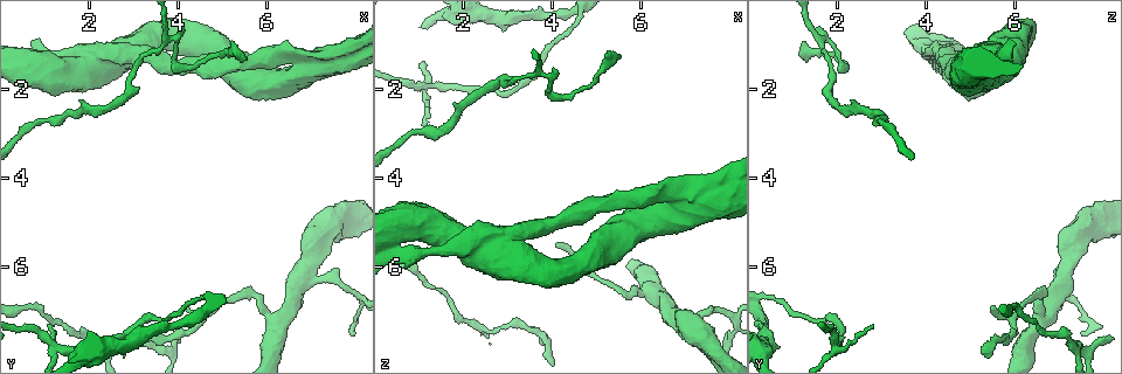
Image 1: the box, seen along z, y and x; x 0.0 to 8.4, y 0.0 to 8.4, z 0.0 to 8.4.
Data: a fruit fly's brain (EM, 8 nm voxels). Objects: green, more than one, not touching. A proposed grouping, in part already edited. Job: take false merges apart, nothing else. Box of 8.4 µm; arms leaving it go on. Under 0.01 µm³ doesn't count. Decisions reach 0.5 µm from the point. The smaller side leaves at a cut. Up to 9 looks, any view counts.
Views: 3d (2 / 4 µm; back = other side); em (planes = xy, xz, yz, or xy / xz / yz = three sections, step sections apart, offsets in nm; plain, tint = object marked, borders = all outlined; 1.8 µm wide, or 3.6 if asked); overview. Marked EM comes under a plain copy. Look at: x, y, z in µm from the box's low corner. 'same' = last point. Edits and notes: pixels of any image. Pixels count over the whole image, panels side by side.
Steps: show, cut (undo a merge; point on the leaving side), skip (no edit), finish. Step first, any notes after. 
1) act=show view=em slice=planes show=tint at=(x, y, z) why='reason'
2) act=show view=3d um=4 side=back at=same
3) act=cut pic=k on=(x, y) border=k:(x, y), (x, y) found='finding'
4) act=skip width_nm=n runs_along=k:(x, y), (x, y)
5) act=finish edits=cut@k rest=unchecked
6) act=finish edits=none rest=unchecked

act=show view=3d um=2 at=(1.50, 7.95, 1.95) why='sharp bend'

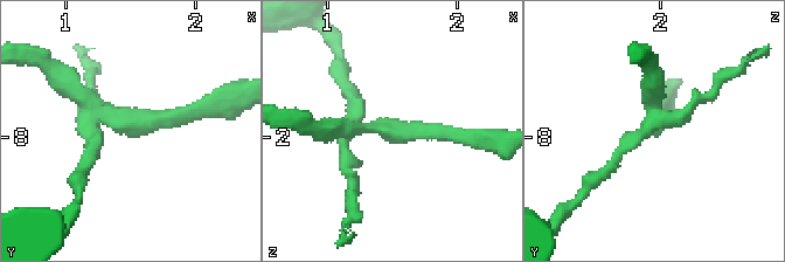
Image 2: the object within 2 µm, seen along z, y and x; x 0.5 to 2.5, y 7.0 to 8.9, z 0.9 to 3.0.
act=show view=em slice=planes show=tint at=(1.46, 7.90, 1.96) why='need the tissue'

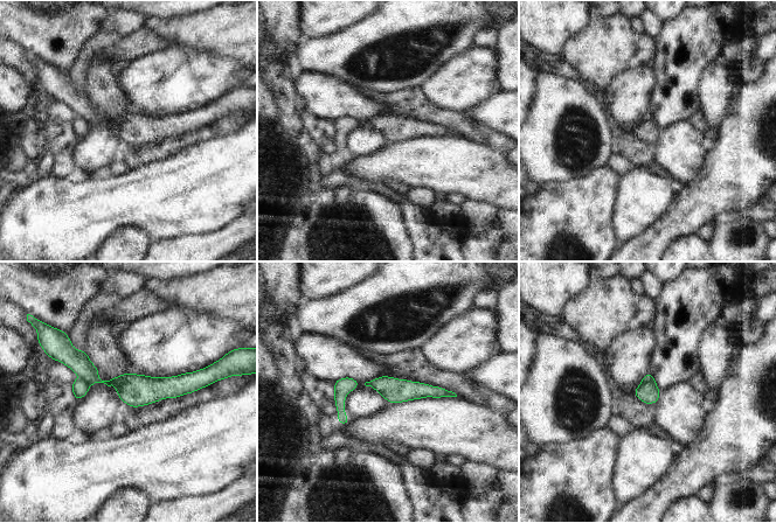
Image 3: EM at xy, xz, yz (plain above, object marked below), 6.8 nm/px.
act=cut pic=3 on=(80, 388) found='two neurons meet here'

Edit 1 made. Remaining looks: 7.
act=show view=3d um=2 at=(2.40, 7.85, 7.30) why='narrows sharply'

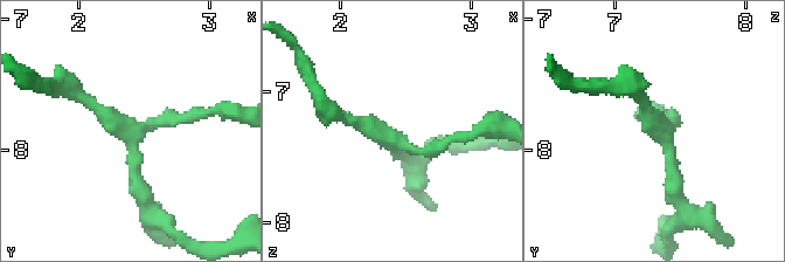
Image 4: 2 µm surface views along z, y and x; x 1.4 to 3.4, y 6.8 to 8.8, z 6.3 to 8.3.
act=show view=em slice=planes show=tint at=(2.38, 7.84, 7.36)

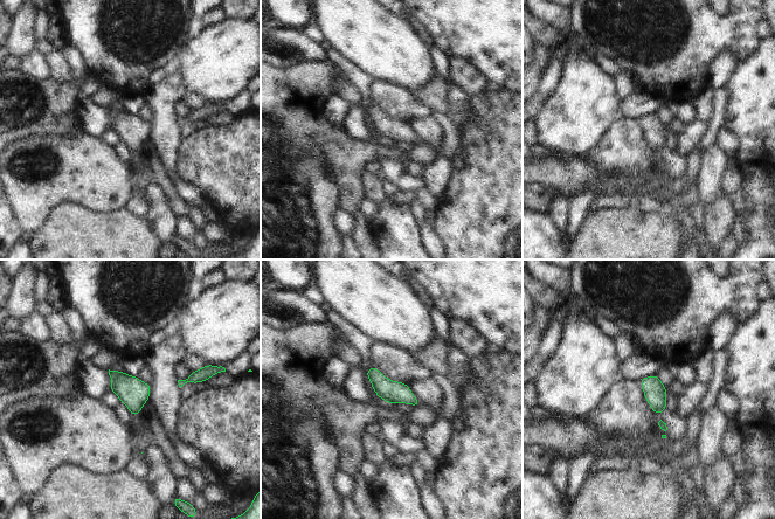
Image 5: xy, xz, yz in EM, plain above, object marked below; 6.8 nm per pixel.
act=skip width_nm=160 found='all the same neuron'

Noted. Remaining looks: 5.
act=show view=3d um=2 side=back at=(6.85, 6.05, 7.10) why='sudden change in width'

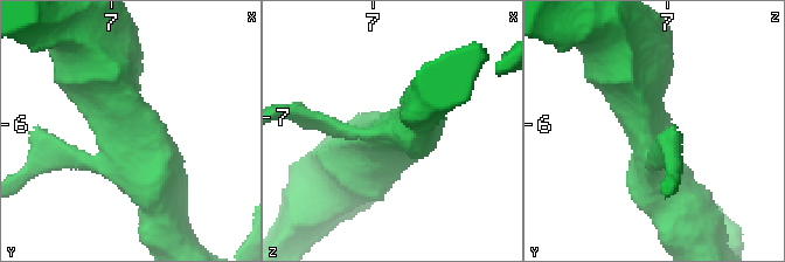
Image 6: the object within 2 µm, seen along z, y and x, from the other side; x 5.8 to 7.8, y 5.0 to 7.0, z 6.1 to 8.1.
act=show view=em slice=xz step=8 show=tint at=(6.82, 6.06, 7.12) arms=3

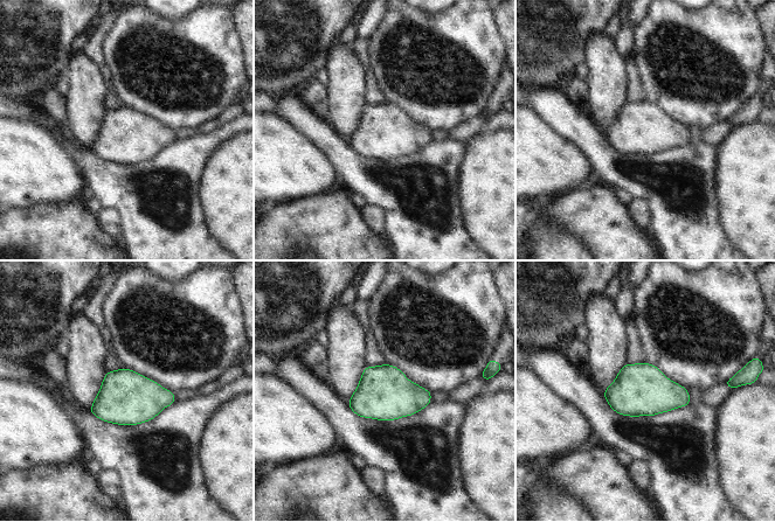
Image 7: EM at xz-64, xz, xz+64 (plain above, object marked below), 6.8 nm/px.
act=skip found='all the same neuron'

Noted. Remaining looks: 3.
act=show view=3d um=2 side=back at=(3.70, 0.95, 1.60) why='sharp bend'

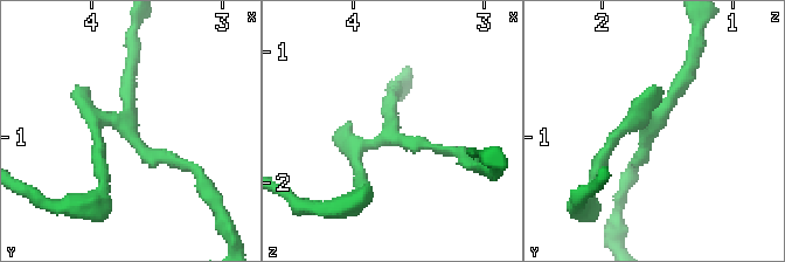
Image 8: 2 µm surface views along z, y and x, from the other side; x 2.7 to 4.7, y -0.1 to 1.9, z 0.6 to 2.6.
act=show view=em slice=planes show=tint at=(3.70, 1.00, 1.66) arms=3

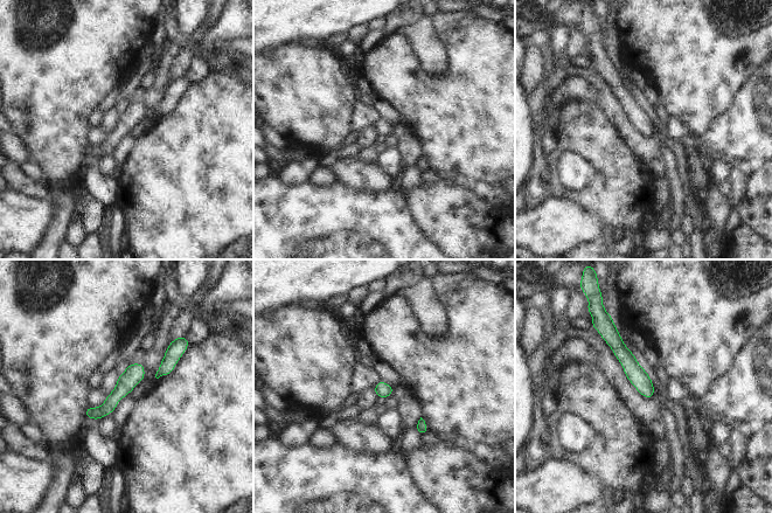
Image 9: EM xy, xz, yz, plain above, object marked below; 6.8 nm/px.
act=skip runs_along=9:(610, 331), (632, 369), (651, 394) found='all the same neuron'

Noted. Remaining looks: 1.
act=finish edits=cut@3 rest=unchecked

